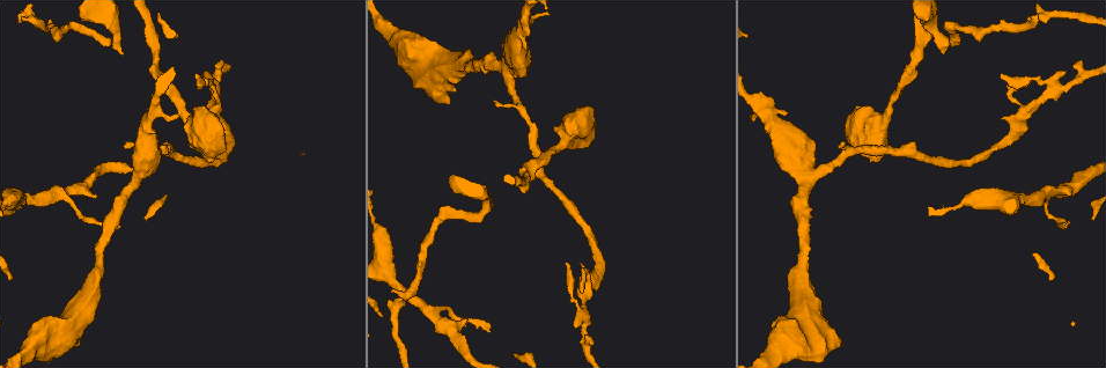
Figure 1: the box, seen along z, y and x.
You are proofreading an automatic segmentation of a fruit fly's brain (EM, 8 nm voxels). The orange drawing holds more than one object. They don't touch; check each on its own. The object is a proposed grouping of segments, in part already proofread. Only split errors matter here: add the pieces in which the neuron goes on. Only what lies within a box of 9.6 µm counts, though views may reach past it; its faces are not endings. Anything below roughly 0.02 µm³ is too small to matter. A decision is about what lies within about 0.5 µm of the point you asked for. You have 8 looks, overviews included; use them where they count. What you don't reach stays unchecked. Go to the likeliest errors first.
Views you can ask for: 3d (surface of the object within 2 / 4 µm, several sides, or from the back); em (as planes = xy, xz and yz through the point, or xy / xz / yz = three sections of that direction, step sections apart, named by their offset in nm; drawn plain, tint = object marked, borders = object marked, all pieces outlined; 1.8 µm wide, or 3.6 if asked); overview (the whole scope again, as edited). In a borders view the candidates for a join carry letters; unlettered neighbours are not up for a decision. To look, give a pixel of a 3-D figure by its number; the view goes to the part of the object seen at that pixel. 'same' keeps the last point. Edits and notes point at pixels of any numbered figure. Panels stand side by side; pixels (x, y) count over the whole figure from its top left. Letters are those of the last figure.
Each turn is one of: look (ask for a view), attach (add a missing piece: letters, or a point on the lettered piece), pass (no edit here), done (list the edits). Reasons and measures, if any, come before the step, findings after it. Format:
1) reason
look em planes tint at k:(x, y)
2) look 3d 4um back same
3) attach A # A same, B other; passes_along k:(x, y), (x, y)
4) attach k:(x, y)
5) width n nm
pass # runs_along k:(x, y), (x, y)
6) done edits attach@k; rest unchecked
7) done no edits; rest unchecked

look em planes borders at 1:(1070, 222)

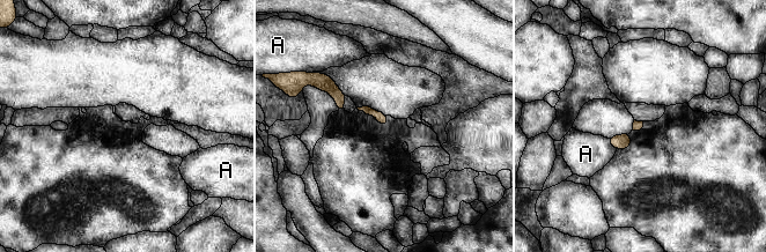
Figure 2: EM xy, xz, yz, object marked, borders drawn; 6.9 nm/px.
pass # A other; none of them fits

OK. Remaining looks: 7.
branch stops here
look em yz step 8 borders at 1:(567, 262)

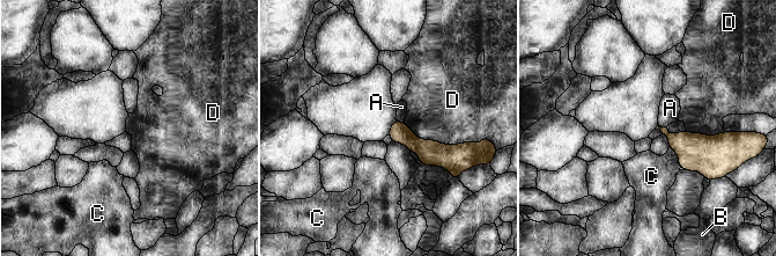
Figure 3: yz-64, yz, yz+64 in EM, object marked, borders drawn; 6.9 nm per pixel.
another direction
look em planes borders same

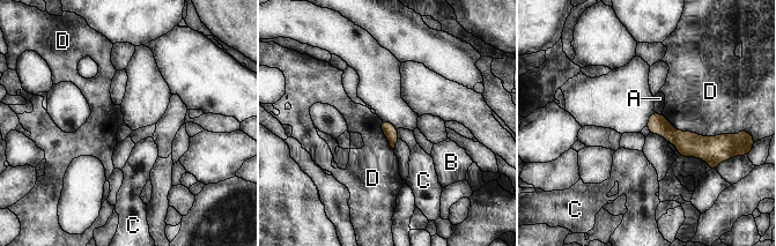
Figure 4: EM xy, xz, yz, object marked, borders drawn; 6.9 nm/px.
pass # A other, B other, C other, D other; runs_along 4:(650, 122), (689, 144), (711, 144); no lettered piece goes on from it

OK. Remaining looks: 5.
sudden change in width
look 3d 4um at 1:(50, 191)

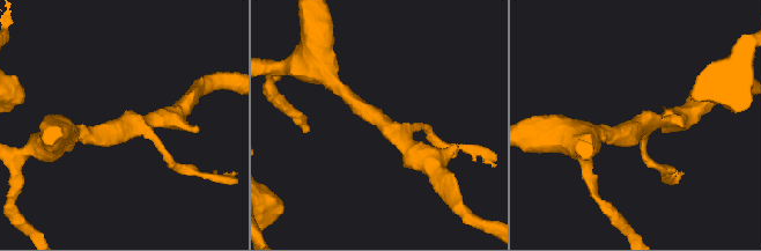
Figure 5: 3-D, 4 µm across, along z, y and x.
shape alone is not enough
look em planes borders at 5:(642, 125)

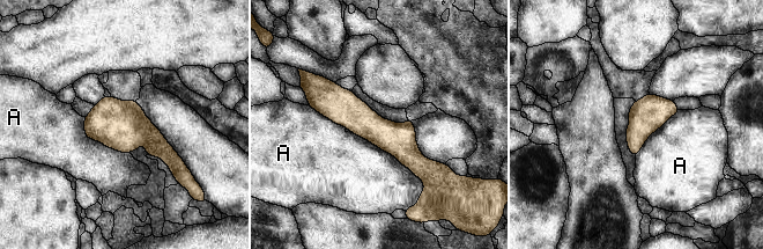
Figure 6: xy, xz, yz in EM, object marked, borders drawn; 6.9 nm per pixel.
arms 3
pass # A other; none of them fits

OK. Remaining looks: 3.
done no edits; rest unchecked

